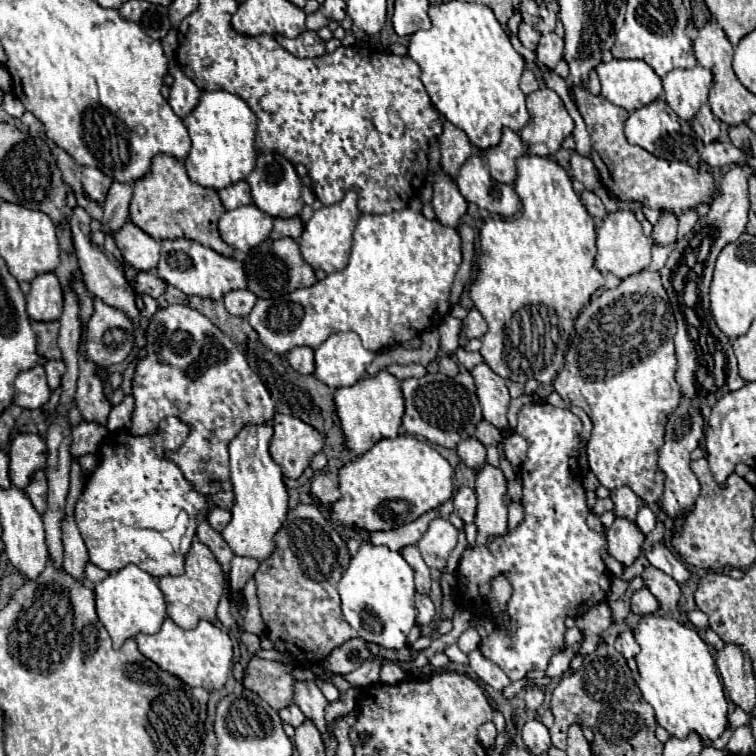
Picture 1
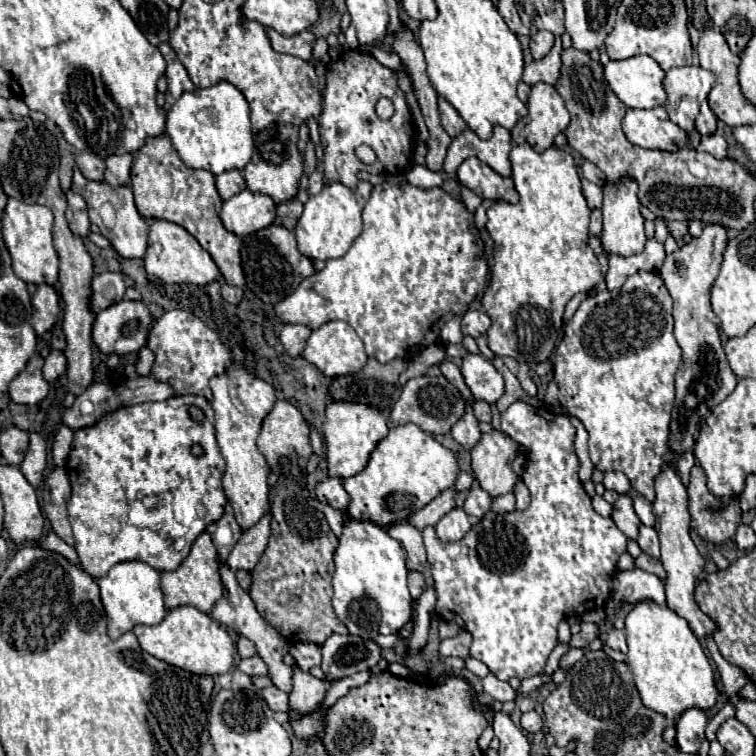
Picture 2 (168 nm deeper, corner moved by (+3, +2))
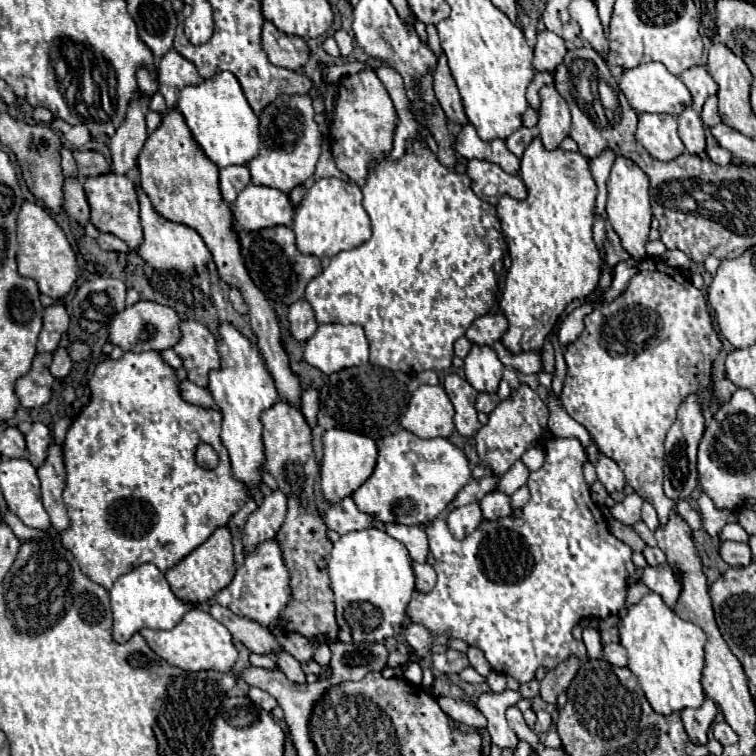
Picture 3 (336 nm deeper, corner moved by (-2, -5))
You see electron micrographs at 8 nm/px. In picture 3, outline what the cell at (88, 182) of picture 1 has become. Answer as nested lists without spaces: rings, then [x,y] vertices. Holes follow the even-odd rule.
[[[74,151],[80,177],[96,177],[110,171],[110,161],[98,151]]]

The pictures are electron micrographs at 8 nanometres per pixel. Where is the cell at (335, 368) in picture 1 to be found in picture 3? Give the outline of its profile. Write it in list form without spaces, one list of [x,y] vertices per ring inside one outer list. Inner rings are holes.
[[[318,325],[316,333],[304,343],[304,359],[330,375],[346,367],[368,365],[368,341],[360,325]]]

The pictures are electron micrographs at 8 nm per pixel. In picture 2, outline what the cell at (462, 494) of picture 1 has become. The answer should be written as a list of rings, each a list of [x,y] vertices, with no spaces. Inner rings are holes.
[[[473,488],[473,490],[469,490],[469,494],[465,498],[463,510],[469,516],[483,518],[483,514],[489,510],[489,506],[491,506],[491,496],[485,490],[481,490],[481,488]]]

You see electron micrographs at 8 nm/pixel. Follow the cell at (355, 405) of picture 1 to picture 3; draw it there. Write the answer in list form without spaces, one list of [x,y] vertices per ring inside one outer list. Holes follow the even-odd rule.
[[[344,429],[326,431],[322,437],[322,443],[324,443],[324,457],[320,465],[320,491],[326,503],[336,505],[344,497],[350,497],[372,475],[378,451],[372,439]]]

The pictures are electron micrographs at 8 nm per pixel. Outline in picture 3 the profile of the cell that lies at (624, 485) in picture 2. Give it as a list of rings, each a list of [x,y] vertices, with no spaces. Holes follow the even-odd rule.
[[[598,455],[598,461],[596,461],[596,475],[598,475],[598,481],[606,487],[608,493],[612,491],[622,491],[626,481],[624,481],[624,473],[618,469],[618,465],[606,457],[606,455]]]

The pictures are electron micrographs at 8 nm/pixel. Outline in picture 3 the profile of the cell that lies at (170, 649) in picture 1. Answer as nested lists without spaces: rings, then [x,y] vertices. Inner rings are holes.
[[[200,607],[190,609],[174,629],[168,629],[168,631],[142,629],[140,633],[156,655],[166,659],[170,665],[176,665],[176,667],[186,669],[186,671],[214,669],[220,673],[228,673],[238,659],[238,651],[232,643],[230,631],[222,623],[212,619],[210,613],[200,609]]]

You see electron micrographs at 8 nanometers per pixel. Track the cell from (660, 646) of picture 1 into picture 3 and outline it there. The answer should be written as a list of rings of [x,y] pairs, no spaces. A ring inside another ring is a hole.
[[[648,593],[636,605],[628,607],[628,613],[620,619],[618,635],[628,651],[628,669],[636,675],[656,713],[670,715],[686,707],[702,705],[706,695],[700,677],[704,669],[706,635],[698,625],[680,619],[658,593]]]

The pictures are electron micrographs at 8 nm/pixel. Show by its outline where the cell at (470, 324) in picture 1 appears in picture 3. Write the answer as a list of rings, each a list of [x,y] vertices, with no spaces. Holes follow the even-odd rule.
[[[502,313],[478,317],[466,331],[466,337],[476,345],[494,345],[508,329],[508,319]]]

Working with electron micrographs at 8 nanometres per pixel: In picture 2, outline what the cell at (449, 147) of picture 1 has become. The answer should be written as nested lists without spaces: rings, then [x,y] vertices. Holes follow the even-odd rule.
[[[439,98],[439,112],[441,112],[441,124],[451,138],[457,138],[459,134],[463,134],[463,130],[467,130],[467,124],[457,114],[457,110],[443,98]]]

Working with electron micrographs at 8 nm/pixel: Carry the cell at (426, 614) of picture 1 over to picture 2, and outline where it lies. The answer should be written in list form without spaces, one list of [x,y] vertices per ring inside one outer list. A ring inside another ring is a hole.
[[[409,572],[409,592],[411,592],[413,600],[417,600],[423,594],[425,586],[427,586],[427,582],[421,572]]]

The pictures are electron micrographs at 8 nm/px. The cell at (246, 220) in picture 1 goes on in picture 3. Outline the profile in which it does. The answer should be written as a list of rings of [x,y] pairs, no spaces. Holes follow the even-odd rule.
[[[248,183],[238,193],[232,205],[236,221],[246,231],[258,231],[274,225],[286,225],[286,227],[292,225],[294,205],[290,197],[280,189]]]

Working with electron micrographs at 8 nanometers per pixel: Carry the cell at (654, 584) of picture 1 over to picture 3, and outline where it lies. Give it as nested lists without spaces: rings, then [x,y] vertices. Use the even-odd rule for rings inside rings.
[[[646,547],[642,553],[644,553],[648,565],[660,565],[660,563],[666,561],[666,555],[662,553],[660,547]]]

